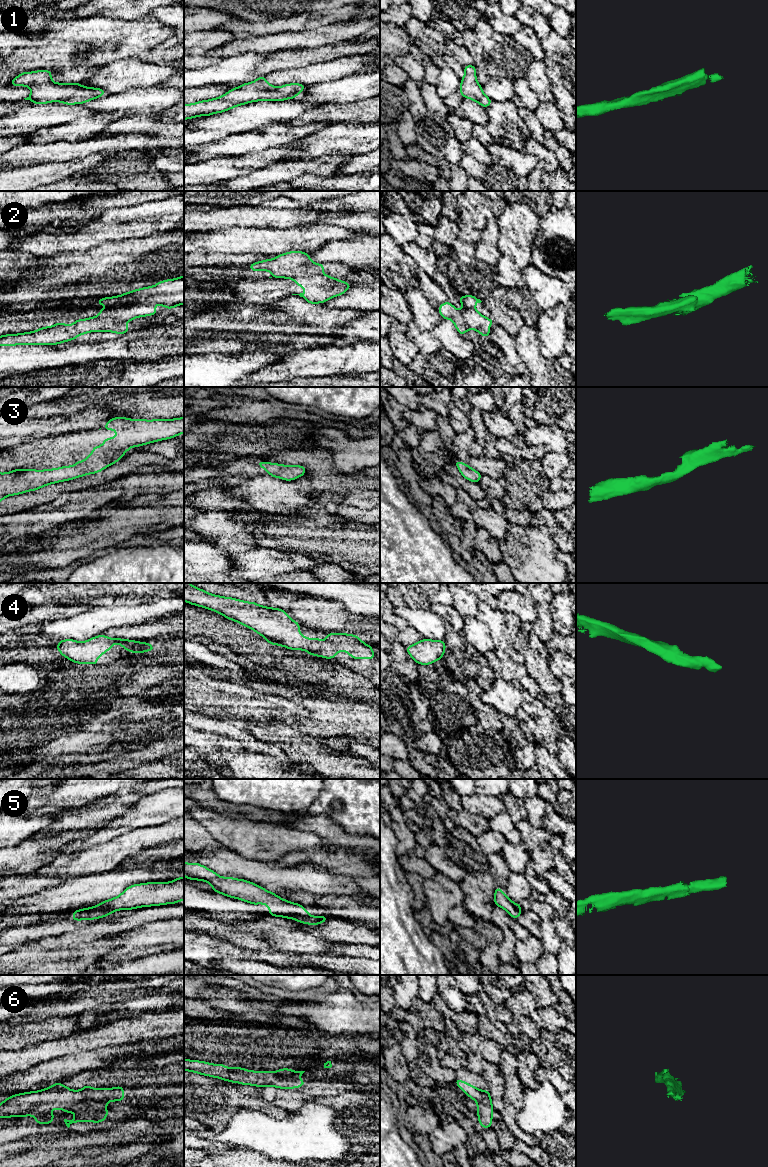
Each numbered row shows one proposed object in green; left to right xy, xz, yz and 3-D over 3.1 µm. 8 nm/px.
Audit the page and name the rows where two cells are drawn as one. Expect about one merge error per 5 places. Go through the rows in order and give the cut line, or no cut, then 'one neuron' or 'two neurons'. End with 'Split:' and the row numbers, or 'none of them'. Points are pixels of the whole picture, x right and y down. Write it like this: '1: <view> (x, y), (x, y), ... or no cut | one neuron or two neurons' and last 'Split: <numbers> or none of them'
1: no cut | one neuron
2: xz (321, 273), (291, 278) | two neurons
3: no cut | one neuron
4: no cut | one neuron
5: no cut | one neuron
6: no cut | one neuron
Split: 2

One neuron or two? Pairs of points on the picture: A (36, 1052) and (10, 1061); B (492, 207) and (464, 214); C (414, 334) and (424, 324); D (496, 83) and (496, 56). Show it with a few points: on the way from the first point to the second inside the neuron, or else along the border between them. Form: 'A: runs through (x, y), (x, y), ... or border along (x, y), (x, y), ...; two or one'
A: runs through (30, 1056), (16, 1061); one
B: border along (461, 207), (469, 212), (472, 226), (480, 231); two
C: border along (413, 320), (421, 331), (430, 333); two
D: border along (497, 75), (512, 81); two

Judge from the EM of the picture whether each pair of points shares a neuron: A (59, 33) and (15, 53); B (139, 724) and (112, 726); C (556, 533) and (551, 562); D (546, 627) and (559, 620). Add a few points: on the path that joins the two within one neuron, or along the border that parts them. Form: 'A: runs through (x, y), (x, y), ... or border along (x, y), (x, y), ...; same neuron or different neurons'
A: border along (37, 36), (60, 38), (70, 42); different neurons
B: runs through (132, 724), (119, 724); same neuron
C: border along (537, 526), (544, 526), (548, 530), (559, 550); different neurons
D: border along (548, 608), (551, 614), (552, 628), (555, 631); different neurons

